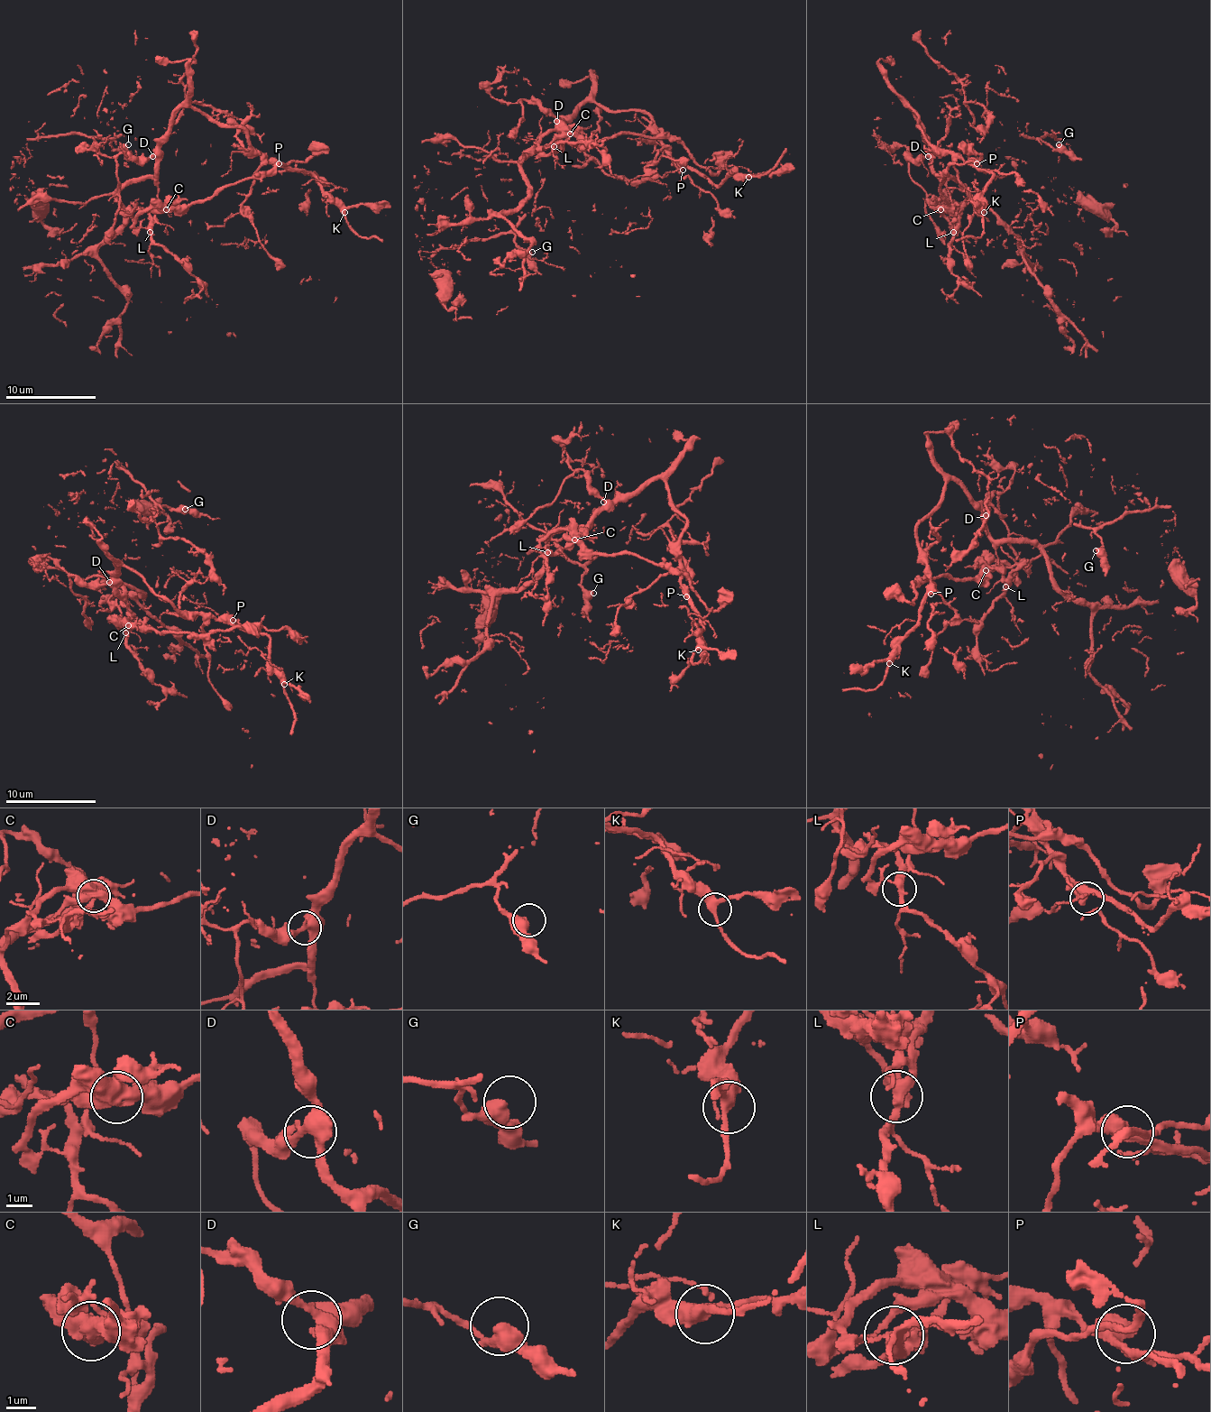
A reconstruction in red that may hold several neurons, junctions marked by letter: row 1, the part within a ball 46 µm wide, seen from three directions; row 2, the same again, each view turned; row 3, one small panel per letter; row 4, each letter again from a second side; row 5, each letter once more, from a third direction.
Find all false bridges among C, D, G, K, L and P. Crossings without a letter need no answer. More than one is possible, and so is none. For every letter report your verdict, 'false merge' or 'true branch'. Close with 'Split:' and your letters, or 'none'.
C: false merge
D: true branch
G: true branch
K: true branch
L: false merge
P: false merge
Split: C, L, P

